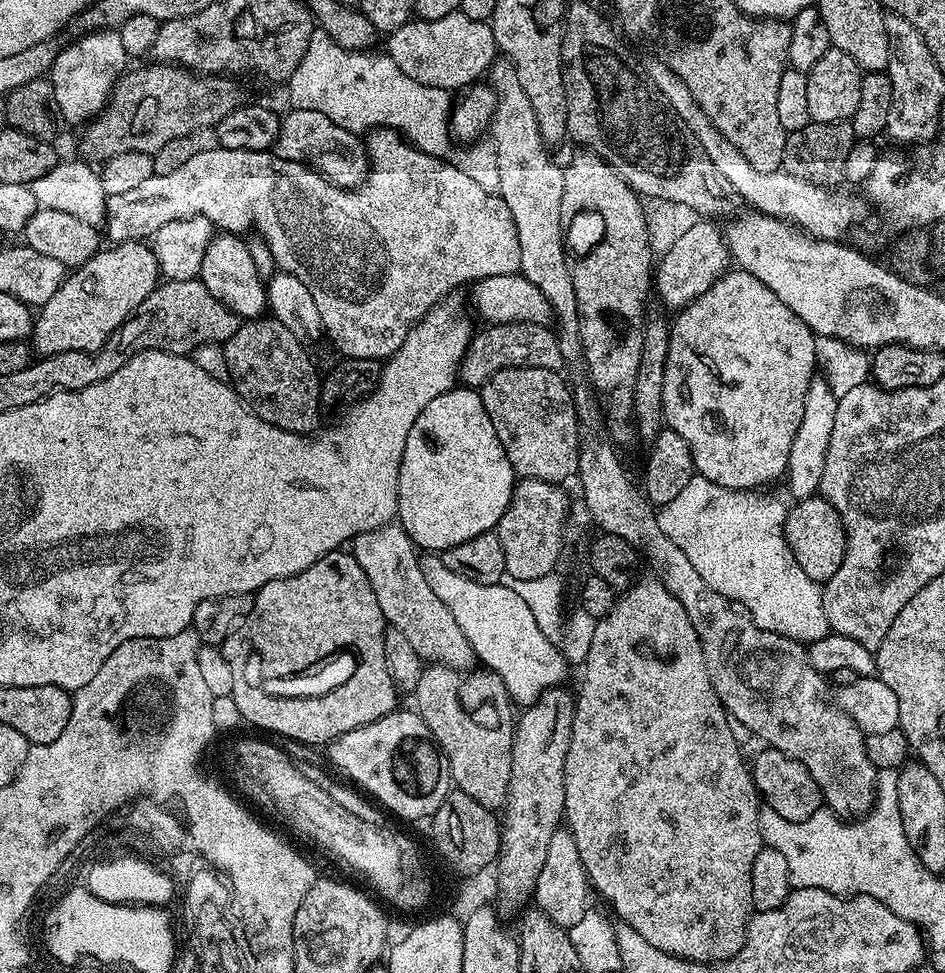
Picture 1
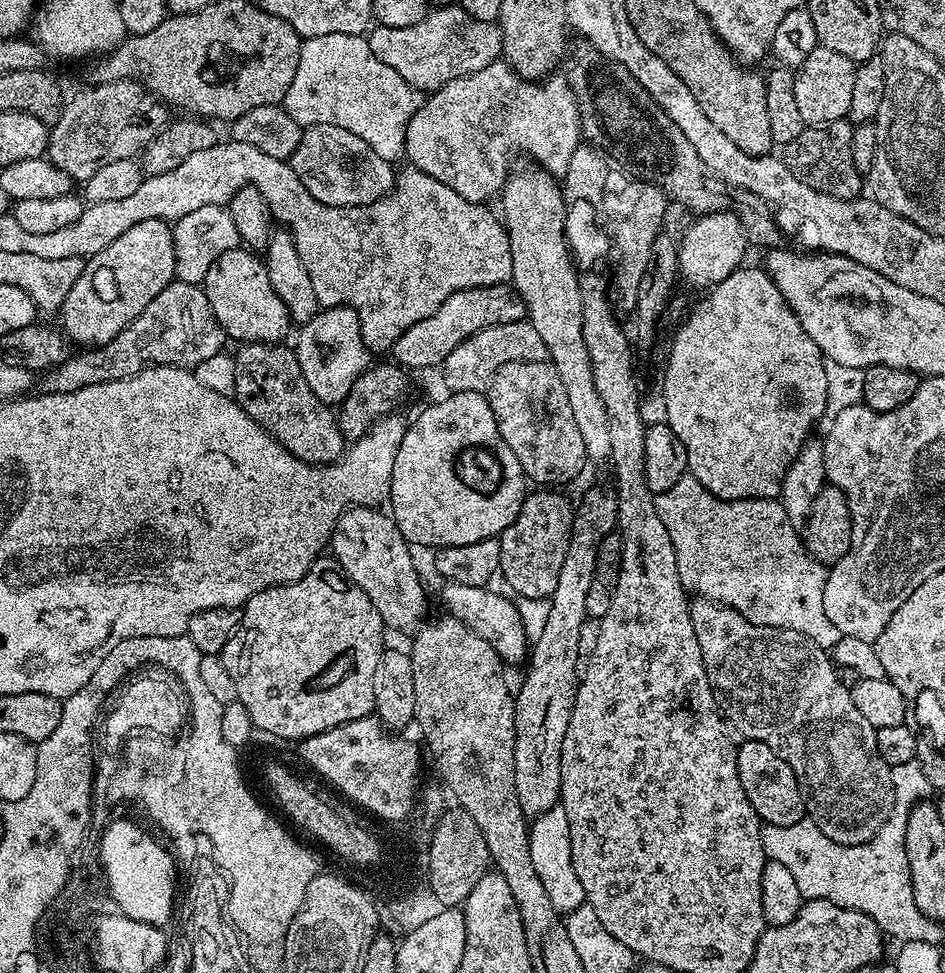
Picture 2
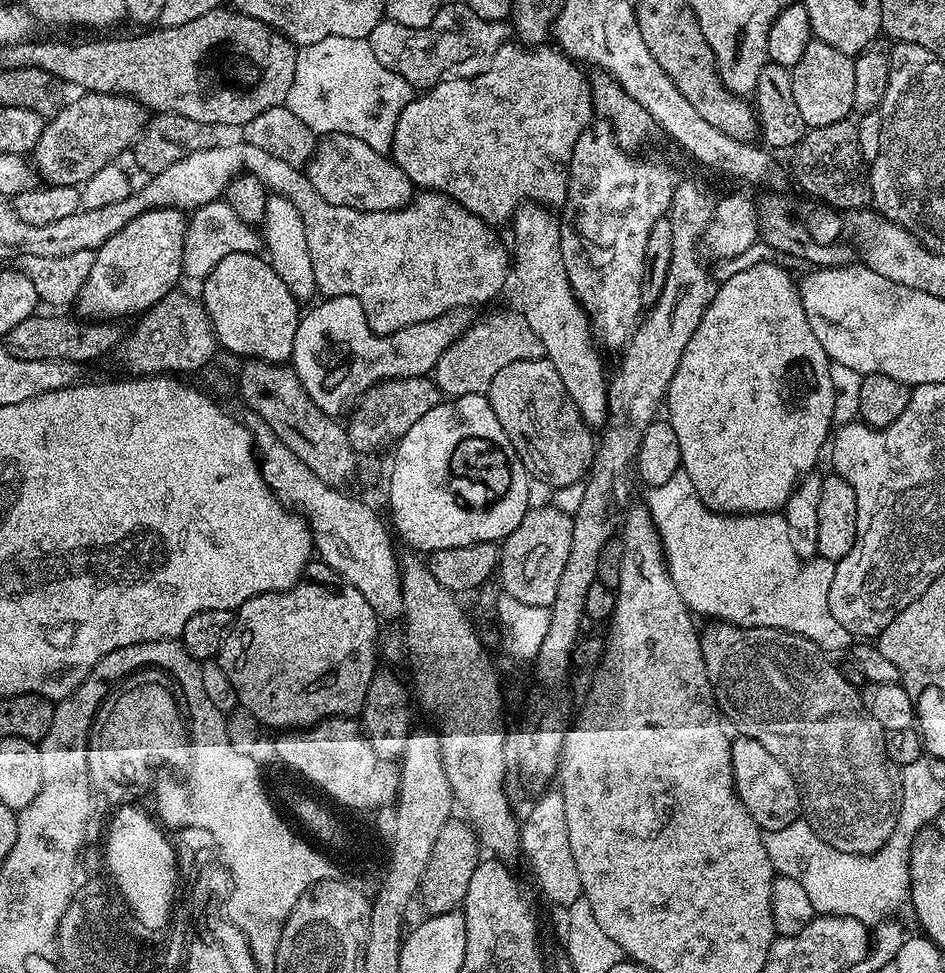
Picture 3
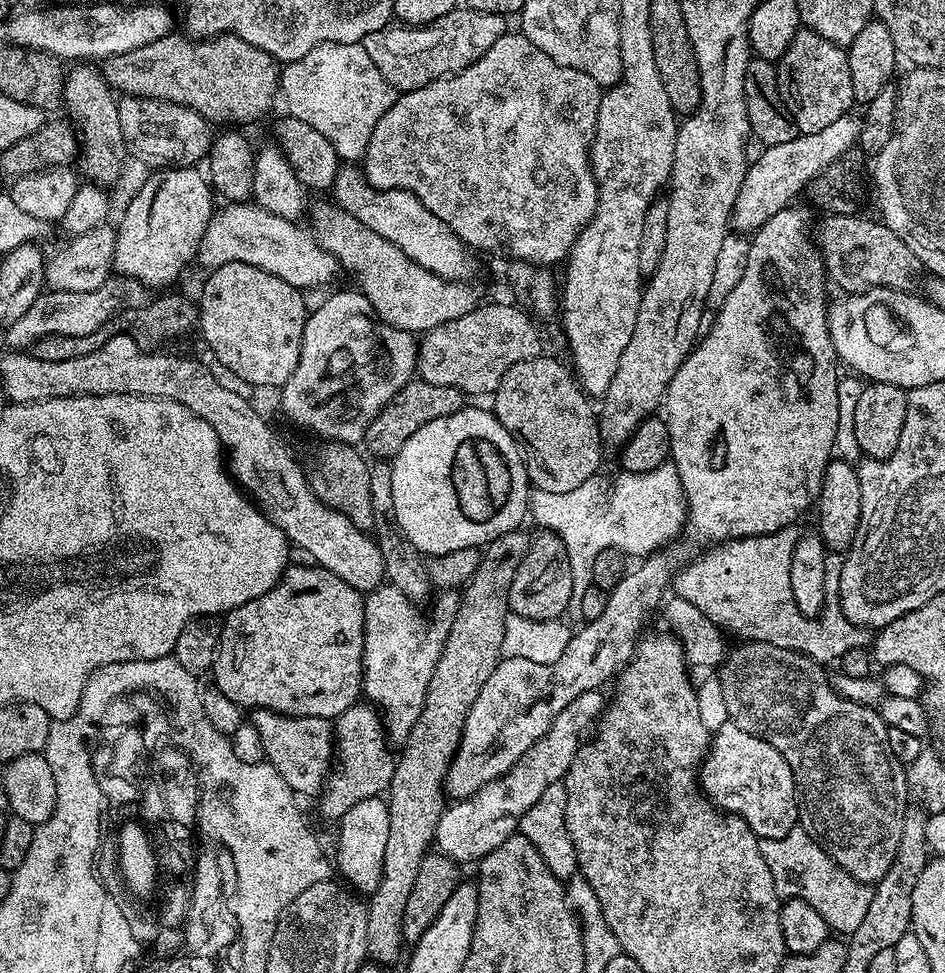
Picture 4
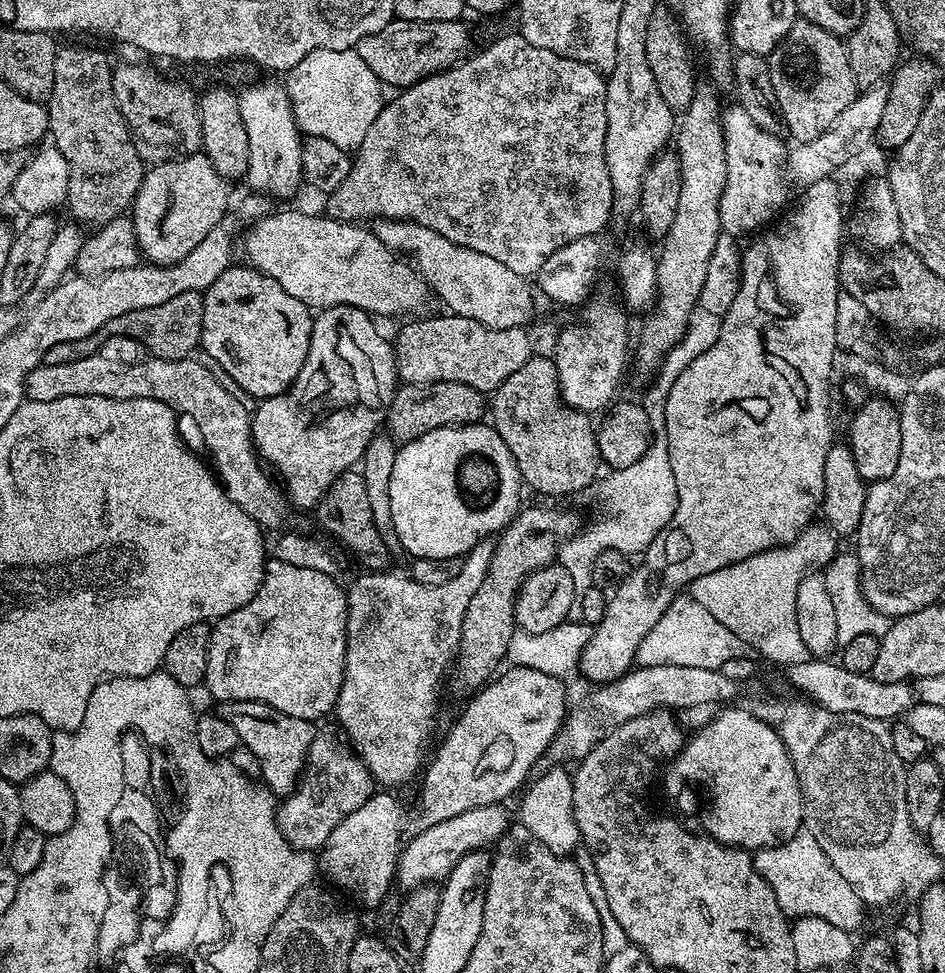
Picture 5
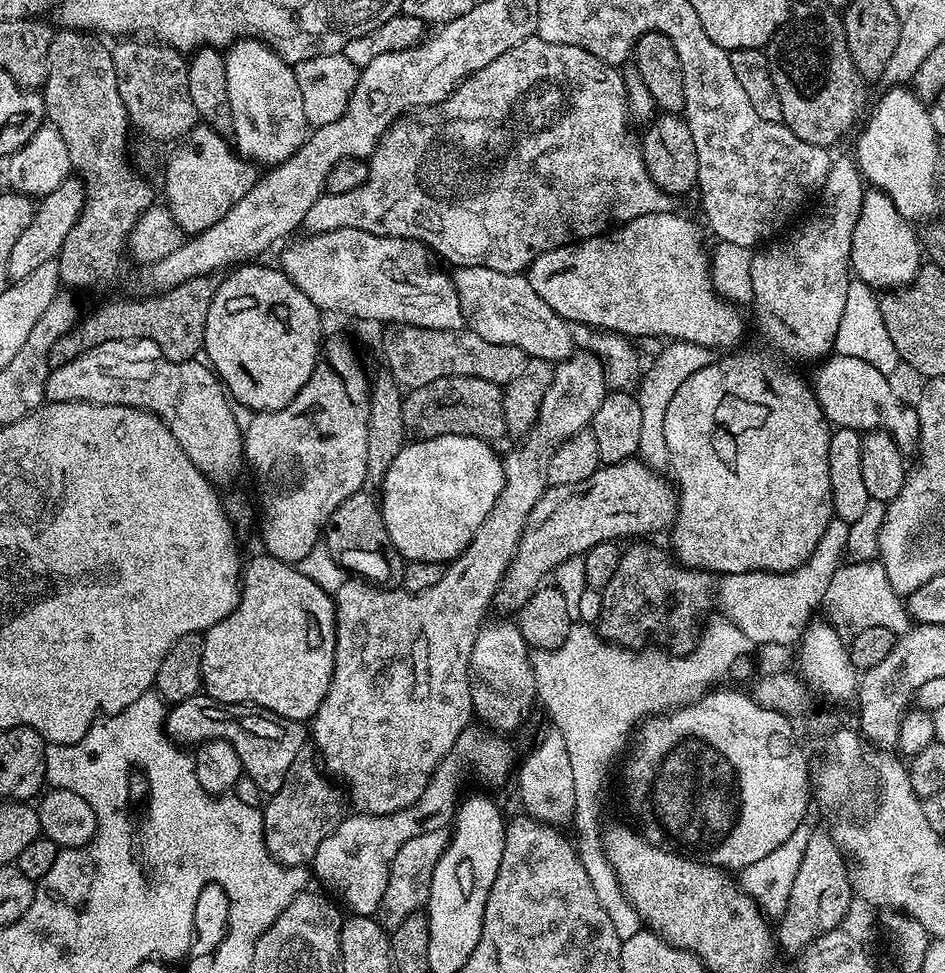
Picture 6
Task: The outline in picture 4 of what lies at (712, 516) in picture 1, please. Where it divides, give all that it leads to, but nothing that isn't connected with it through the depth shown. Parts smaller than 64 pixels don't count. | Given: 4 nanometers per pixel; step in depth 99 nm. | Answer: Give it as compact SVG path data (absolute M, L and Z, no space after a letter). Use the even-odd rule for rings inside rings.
M665 462L649 472L621 471L616 485L609 490L599 475L586 478L582 486L566 490L566 494L550 494L550 490L532 488L528 507L531 519L555 532L566 546L572 575L572 603L567 619L585 619L583 595L590 589L590 573L594 558L607 548L616 548L629 558L643 558L659 552L686 528L686 501L678 470ZM789 526L765 536L738 536L713 543L709 552L702 553L693 564L688 564L681 572L679 569L675 573L675 595L698 606L717 627L725 633L733 632L734 635L741 636L739 639L744 642L770 642L774 646L782 646L810 656L817 662L828 662L828 648L824 648L828 640L832 640L832 644L851 644L853 648L856 647L852 636L824 636L823 623L819 619L804 616L796 605L794 590L790 590L790 564L798 539L796 530Z

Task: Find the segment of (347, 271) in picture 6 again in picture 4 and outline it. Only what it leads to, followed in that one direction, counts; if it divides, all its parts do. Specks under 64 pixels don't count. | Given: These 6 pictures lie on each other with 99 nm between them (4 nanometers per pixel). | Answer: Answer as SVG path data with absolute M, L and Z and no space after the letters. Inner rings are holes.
M228 202L225 208L217 207L213 211L210 222L206 226L206 234L202 234L198 264L204 270L221 268L230 262L246 262L250 266L258 266L258 270L266 270L266 274L274 274L282 278L282 282L290 282L290 286L301 290L320 288L328 284L338 273L338 265L332 255L316 241L316 234L311 227L295 220L286 220L278 214L270 214L270 210L259 208L254 202Z

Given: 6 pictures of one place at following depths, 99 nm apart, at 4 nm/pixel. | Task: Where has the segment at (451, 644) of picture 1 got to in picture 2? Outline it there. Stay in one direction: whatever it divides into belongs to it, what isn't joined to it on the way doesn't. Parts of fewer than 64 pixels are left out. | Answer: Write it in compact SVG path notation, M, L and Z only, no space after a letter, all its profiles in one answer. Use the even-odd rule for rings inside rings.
M373 506L371 508L347 508L340 517L336 520L336 527L332 530L332 538L330 541L330 552L332 548L331 555L340 564L341 570L348 575L348 579L353 580L360 589L366 594L366 598L370 598L370 602L374 602L374 610L378 610L378 614L382 618L385 629L392 630L392 628L397 628L398 631L404 632L409 628L409 630L415 629L417 625L425 619L424 611L428 608L428 600L424 597L424 584L420 581L420 572L416 569L416 560L412 557L413 549L410 547L407 540L398 530L396 521L392 519L391 515L387 511L381 510L379 507Z

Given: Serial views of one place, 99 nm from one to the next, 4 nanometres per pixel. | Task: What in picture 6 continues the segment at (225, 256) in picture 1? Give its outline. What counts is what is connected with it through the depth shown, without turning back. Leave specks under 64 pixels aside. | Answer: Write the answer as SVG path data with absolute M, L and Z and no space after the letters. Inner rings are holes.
M249 262L233 267L224 278L217 283L210 314L206 314L203 355L208 355L207 363L241 409L252 408L253 413L282 410L310 382L310 374L314 374L314 366L322 355L322 313L279 267L263 268L260 262Z

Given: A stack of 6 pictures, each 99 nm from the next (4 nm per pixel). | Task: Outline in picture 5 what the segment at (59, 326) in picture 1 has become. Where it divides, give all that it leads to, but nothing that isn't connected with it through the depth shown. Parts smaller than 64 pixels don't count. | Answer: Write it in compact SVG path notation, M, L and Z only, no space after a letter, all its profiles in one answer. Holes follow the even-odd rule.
M203 154L164 158L153 168L151 165L130 205L130 219L143 259L150 264L176 264L186 258L229 211L228 188L229 181L220 177Z

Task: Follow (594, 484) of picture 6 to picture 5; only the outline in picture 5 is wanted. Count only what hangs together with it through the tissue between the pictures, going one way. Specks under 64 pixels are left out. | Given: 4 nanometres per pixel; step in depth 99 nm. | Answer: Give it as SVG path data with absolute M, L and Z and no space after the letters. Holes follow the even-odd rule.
M524 506L504 527L503 532L499 533L490 558L490 570L486 570L486 578L482 578L474 598L470 598L470 606L466 606L466 618L462 618L460 649L454 661L458 687L479 690L497 675L501 667L499 664L505 663L508 655L510 638L514 638L518 630L516 595L520 593L522 582L534 570L557 559L560 545L578 531L573 526L575 522L575 518L569 517L562 508Z

